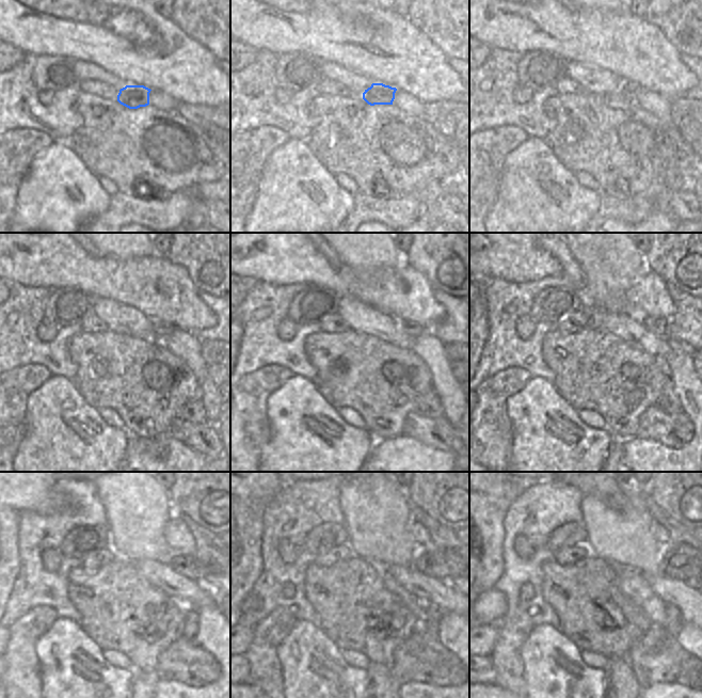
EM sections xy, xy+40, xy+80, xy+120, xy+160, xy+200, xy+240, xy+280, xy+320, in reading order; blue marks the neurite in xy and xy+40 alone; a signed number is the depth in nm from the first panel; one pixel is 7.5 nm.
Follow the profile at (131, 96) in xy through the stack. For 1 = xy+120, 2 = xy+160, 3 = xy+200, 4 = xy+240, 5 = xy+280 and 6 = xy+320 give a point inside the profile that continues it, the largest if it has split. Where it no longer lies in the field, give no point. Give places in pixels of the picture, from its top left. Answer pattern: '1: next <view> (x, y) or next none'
1: next xy+120 (162, 331)
2: next xy+160 (413, 329)
3: next xy+200 (660, 327)
4: next xy+240 (188, 566)
5: next xy+280 (444, 564)
6: next xy+320 (683, 561)

